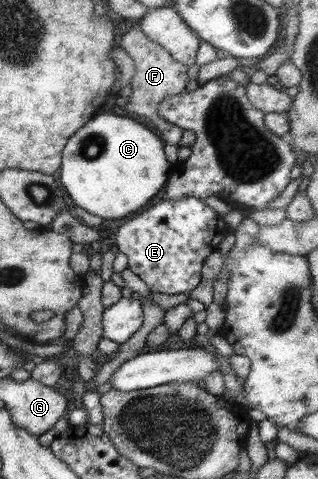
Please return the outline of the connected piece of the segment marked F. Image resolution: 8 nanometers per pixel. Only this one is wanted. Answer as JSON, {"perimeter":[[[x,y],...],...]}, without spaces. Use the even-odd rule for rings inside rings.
{"perimeter":[[[138,23],[132,24],[130,30],[122,33],[119,38],[118,47],[123,49],[130,59],[133,61],[134,73],[129,81],[131,87],[131,94],[128,96],[127,103],[123,105],[126,111],[138,115],[138,117],[144,117],[152,123],[152,127],[158,131],[157,135],[160,135],[160,140],[164,144],[175,145],[181,138],[183,132],[182,129],[176,128],[175,125],[168,123],[158,115],[158,104],[168,98],[168,96],[174,96],[180,92],[184,92],[188,75],[186,74],[187,67],[177,61],[174,61],[165,49],[162,49],[160,45],[150,41],[142,31]]]}

